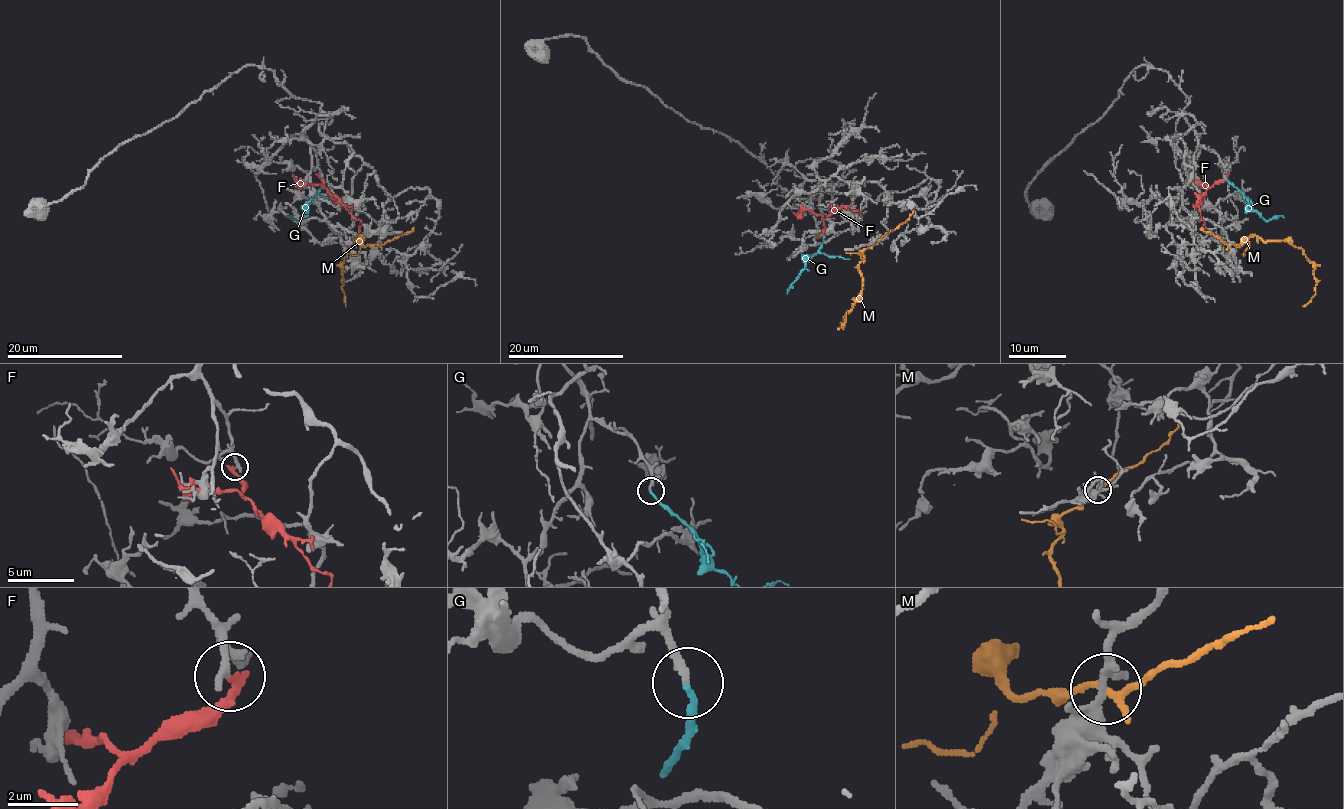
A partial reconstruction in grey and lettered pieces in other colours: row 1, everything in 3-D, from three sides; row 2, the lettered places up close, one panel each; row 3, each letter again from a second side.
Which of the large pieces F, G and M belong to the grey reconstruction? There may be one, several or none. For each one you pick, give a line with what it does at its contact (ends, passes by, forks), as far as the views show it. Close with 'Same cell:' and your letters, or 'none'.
G: It ends there
Same cell: G

